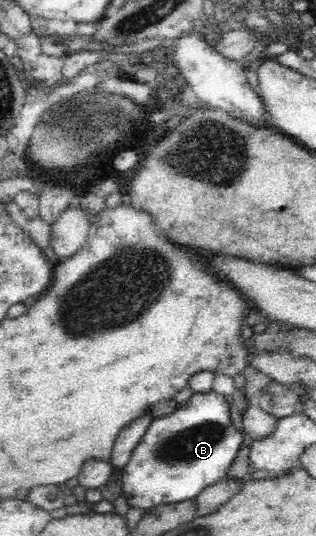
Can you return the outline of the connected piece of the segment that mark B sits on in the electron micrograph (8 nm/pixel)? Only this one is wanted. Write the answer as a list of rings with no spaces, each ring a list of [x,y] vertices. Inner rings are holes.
[[[215,392],[194,393],[187,404],[151,421],[135,446],[119,479],[130,507],[149,512],[154,506],[196,498],[217,480],[226,477],[229,466],[243,446],[243,432],[231,422],[229,398]]]

